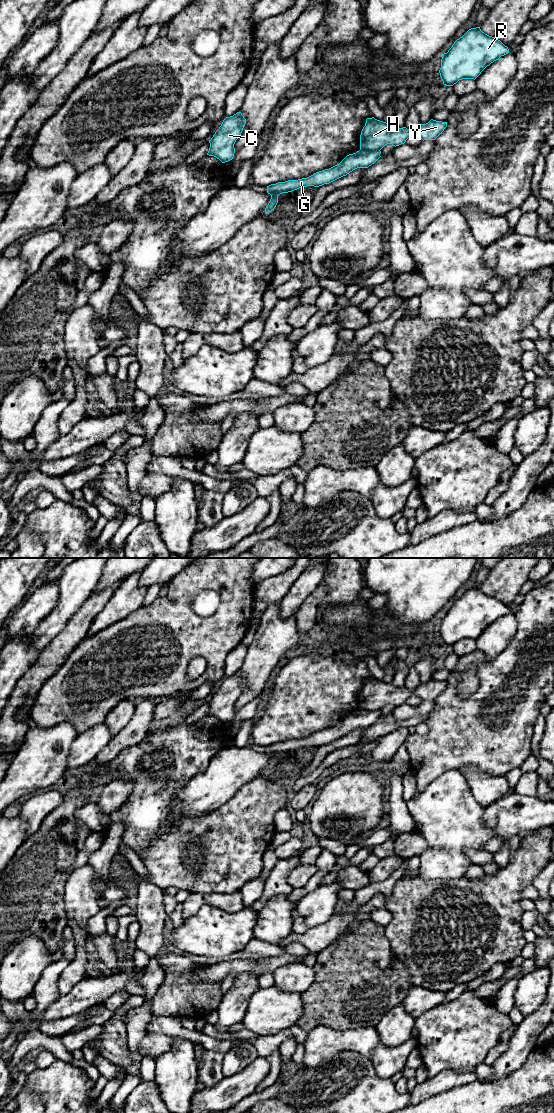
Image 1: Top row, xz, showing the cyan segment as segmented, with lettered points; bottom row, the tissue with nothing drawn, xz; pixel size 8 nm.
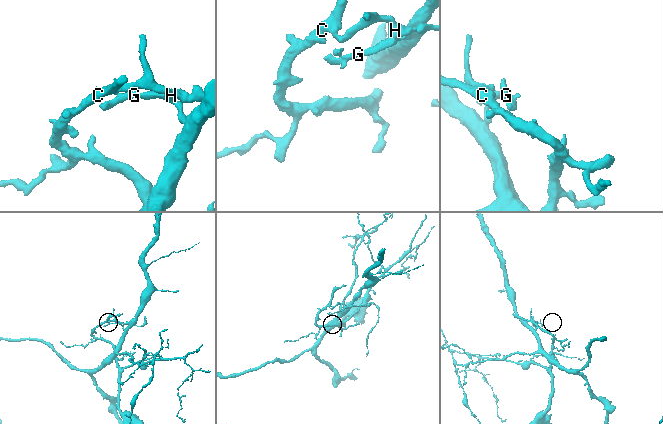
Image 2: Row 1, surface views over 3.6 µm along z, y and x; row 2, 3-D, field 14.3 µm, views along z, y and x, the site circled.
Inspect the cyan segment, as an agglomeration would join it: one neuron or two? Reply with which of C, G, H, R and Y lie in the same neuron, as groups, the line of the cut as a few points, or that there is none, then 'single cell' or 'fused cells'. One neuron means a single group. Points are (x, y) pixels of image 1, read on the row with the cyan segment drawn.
groups C H Y / G R; cut xz (360, 149), (367, 151), (379, 150); fused cells

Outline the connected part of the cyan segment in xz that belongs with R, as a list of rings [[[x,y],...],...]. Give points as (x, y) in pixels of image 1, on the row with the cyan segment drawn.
[[[480,27],[471,28],[441,55],[440,77],[446,86],[462,79],[475,80],[487,66],[508,53],[508,47],[500,40],[485,34]]]

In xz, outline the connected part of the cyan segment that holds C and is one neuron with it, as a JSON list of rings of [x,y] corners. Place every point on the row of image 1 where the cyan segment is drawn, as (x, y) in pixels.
[[[241,112],[226,117],[209,140],[210,148],[207,155],[216,157],[222,163],[232,160],[235,153],[234,144],[241,135],[245,124],[246,119]]]

